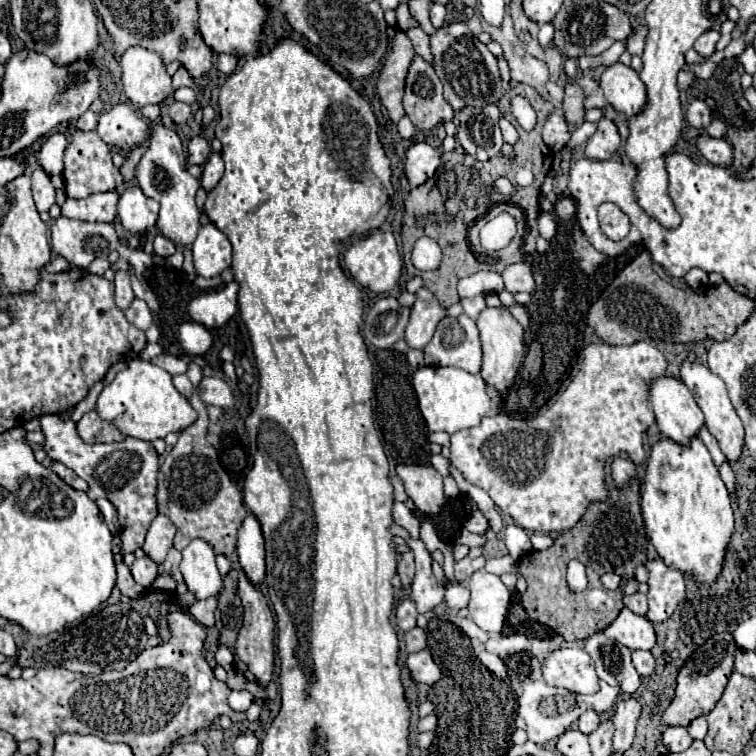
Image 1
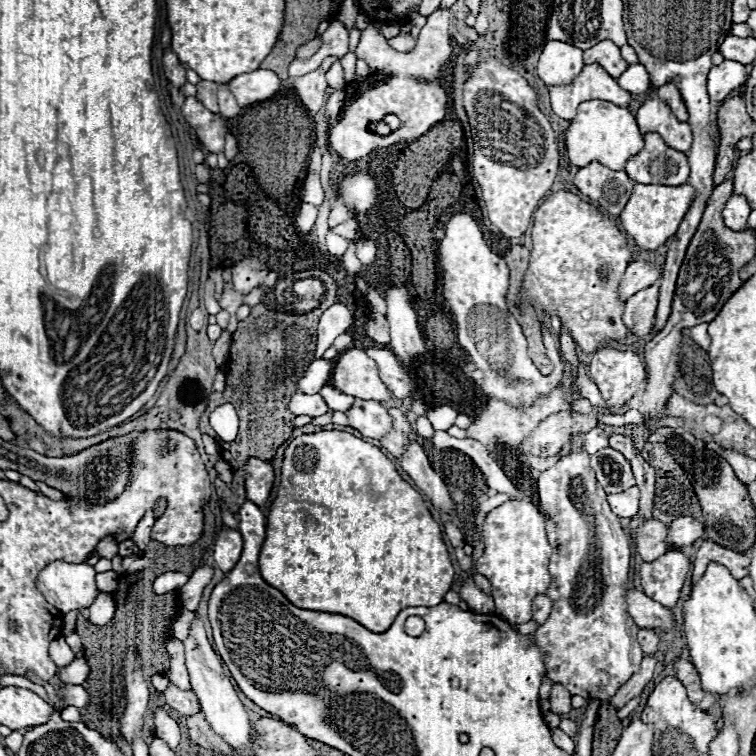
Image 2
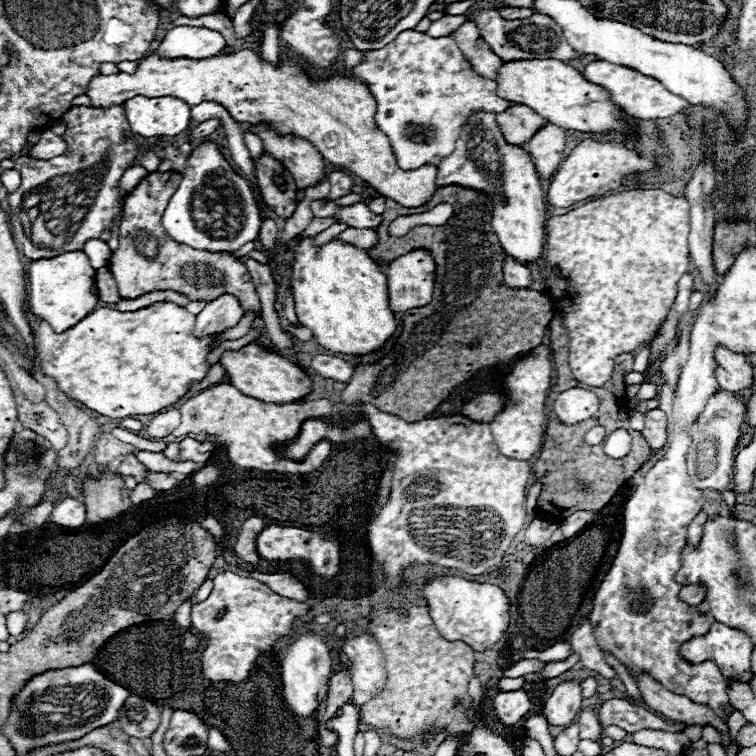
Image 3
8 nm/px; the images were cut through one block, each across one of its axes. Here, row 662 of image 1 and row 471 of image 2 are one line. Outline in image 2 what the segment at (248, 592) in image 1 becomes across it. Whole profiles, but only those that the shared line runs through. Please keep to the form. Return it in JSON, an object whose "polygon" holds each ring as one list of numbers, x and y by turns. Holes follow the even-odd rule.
{"polygon":[[250,458,244,464,244,478,246,478,246,496,250,502,264,506,274,484,274,470,268,462]]}

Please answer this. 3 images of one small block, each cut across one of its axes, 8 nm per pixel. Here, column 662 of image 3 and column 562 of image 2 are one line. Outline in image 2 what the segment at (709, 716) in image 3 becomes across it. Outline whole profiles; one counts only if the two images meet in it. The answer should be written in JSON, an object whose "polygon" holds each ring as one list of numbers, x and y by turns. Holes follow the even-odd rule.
{"polygon":[[554,684,552,686,552,696,550,696,550,704,552,704,552,712,554,714,568,714,572,710,570,706,570,692,564,690,560,684]]}

